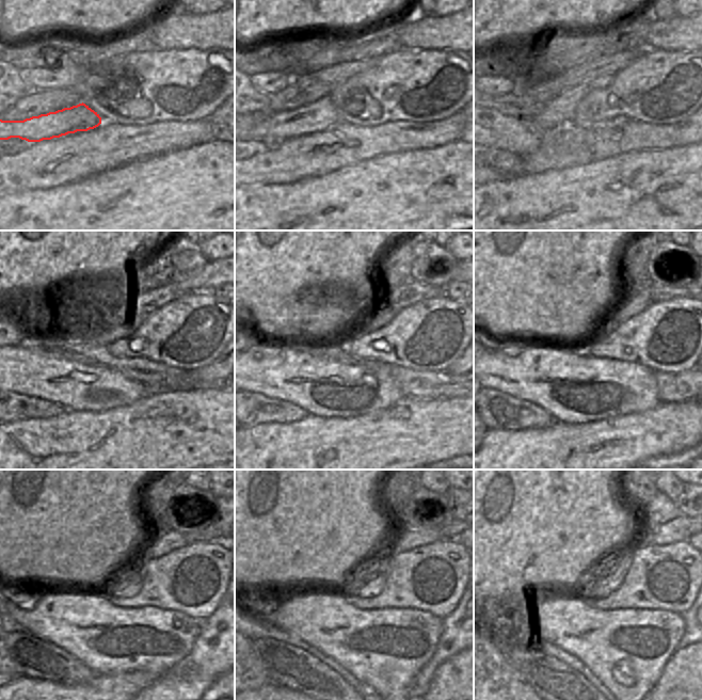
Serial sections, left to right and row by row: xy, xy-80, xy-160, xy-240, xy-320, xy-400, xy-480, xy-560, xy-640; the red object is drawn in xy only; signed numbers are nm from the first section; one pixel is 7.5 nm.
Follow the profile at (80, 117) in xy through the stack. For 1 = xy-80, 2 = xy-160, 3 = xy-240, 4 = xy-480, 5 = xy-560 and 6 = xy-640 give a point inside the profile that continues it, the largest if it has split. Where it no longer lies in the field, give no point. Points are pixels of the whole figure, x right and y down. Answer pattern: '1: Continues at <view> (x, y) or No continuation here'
1: Continues at xy-80 (319, 115)
2: Continues at xy-160 (559, 111)
3: Continues at xy-240 (102, 333)
4: Continues at xy-480 (162, 543)
5: Continues at xy-560 (408, 540)
6: Continues at xy-640 (682, 528).

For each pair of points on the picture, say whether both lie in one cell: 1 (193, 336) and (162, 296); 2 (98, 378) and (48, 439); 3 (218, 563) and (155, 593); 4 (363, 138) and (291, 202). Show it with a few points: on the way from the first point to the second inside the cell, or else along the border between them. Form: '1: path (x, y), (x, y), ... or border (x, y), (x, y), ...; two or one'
1: border (191, 292), (169, 301), (152, 314); two
2: border (65, 410), (91, 410), (96, 413); two
3: path (202, 571), (193, 579), (171, 582); one
4: border (344, 166), (321, 175), (303, 177), (296, 183); two

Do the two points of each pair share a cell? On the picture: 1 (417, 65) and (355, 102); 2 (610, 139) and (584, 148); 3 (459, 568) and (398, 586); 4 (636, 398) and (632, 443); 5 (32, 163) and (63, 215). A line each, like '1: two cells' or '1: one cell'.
1: one cell
2: one cell
3: one cell
4: two cells
5: two cells

